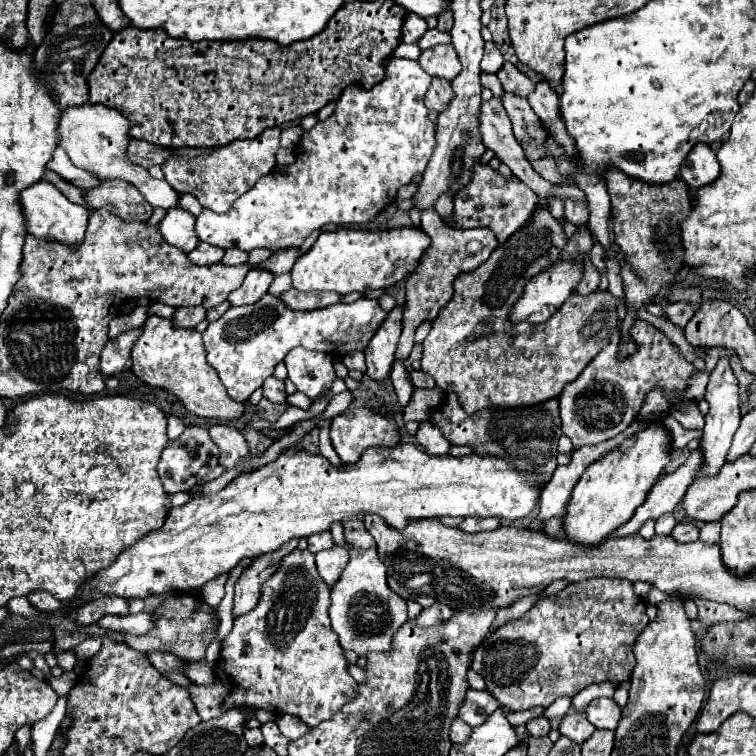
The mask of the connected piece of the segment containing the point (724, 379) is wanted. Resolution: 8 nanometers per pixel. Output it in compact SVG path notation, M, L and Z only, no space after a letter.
M722 358L718 366L710 372L710 382L706 388L706 402L710 404L710 412L706 414L706 426L702 430L702 466L698 478L708 478L720 474L720 468L726 464L726 456L732 444L732 436L740 426L740 406L738 406L738 380L732 374L728 358Z

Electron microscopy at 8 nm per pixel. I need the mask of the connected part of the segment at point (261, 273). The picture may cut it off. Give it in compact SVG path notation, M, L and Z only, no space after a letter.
M250 268L248 276L244 278L244 284L232 292L232 296L228 296L230 306L248 306L248 304L256 304L266 292L268 286L272 284L274 276L262 268Z

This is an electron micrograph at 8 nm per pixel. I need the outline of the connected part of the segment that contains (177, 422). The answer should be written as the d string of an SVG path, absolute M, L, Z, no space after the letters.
M171 415L168 420L167 425L167 436L170 441L176 440L182 432L186 429L186 426L183 424L182 419L176 415Z

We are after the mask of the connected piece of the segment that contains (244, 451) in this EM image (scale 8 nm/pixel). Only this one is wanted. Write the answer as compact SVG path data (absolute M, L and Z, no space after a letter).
M212 426L210 438L220 448L220 466L224 466L226 470L236 468L244 458L252 454L252 450L246 444L246 438L232 426Z

